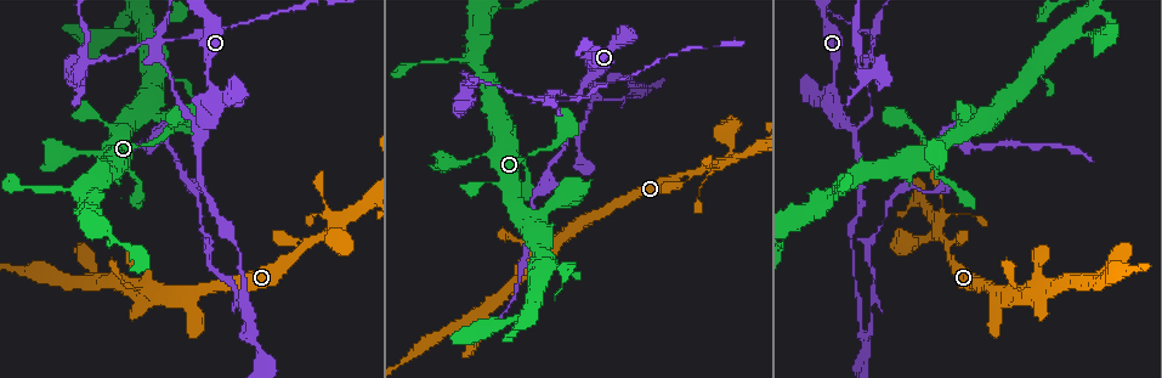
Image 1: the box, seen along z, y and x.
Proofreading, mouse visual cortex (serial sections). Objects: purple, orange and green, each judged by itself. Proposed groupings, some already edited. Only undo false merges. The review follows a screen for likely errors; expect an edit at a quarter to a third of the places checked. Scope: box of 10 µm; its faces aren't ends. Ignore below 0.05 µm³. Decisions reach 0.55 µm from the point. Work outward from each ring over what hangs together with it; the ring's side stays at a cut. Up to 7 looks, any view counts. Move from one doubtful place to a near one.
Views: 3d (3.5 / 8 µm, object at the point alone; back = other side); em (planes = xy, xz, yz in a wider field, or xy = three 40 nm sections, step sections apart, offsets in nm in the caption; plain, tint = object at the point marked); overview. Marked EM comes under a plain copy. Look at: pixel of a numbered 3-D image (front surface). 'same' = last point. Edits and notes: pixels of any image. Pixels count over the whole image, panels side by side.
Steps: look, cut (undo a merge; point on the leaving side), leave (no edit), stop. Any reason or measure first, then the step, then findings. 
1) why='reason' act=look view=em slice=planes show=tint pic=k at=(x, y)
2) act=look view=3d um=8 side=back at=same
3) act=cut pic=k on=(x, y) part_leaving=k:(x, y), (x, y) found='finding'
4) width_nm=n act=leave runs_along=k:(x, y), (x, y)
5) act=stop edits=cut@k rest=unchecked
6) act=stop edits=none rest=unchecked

why='a fork' act=look view=3d um=8 pic=1 at=(590, 82)

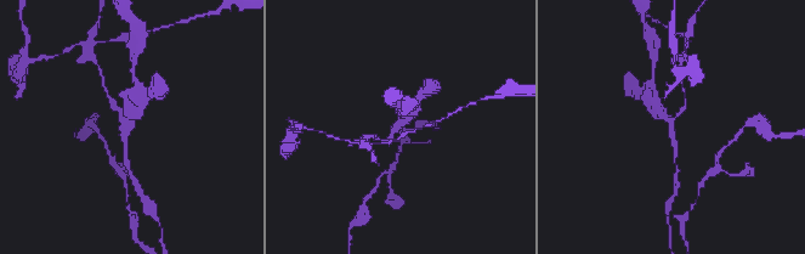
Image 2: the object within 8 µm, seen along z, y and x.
act=look view=3d um=3.5 side=back at=same

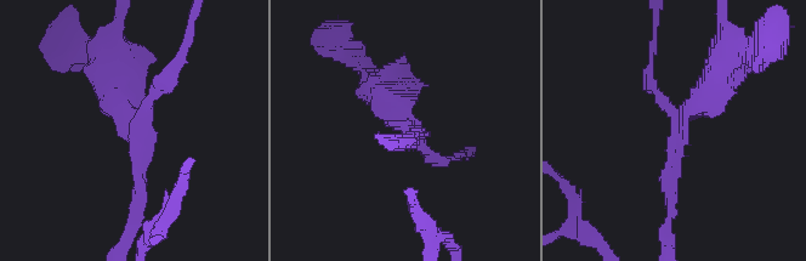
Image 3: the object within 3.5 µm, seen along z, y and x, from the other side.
act=look view=em slice=xy step=5 show=tint pic=3 at=(409, 129)

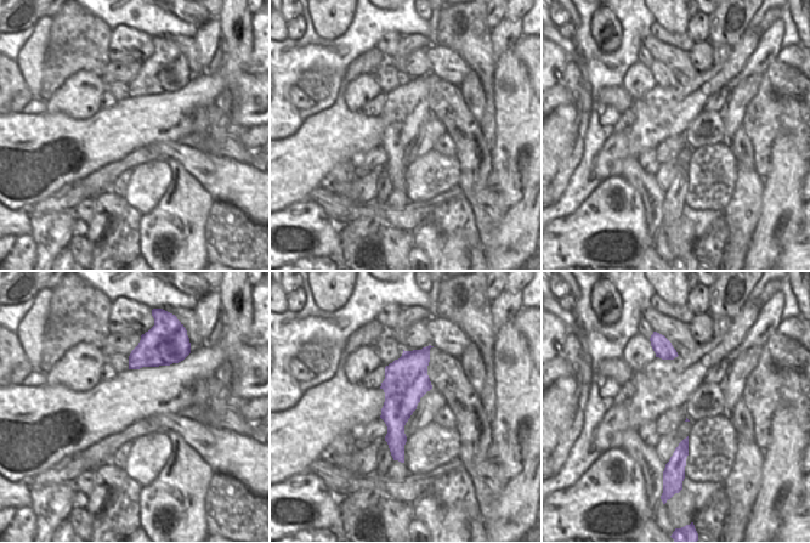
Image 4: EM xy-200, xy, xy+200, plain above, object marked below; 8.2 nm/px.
width_nm=360 act=leave runs_along=4:(426, 350), (396, 411), (396, 457) found='continuous, no second cell'

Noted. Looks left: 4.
why='looks like a crossing' act=look view=3d um=3.5 pic=1 at=(543, 98)

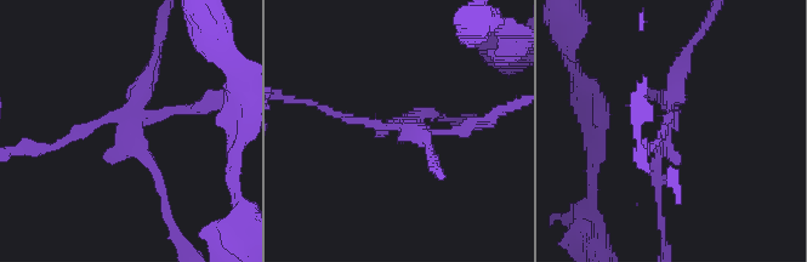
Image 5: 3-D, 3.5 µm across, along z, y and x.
arms=4 arm_widths_nm=100,150,150,200 act=look view=em slice=xy step=1 show=tint pic=5 at=(124, 127)

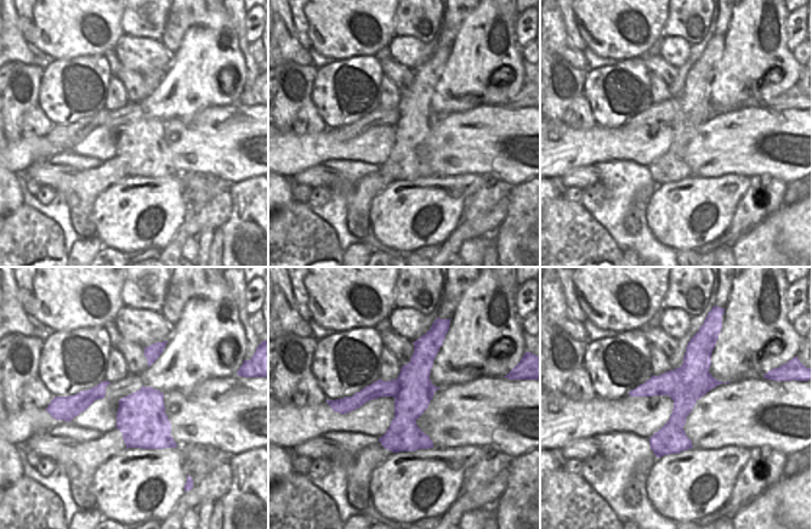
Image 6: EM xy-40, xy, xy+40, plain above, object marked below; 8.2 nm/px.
width_nm=340 act=cut pic=5 on=(73, 137) part_leaving=5:(118, 117), (55, 147), (24, 151) found='two cells meet here'

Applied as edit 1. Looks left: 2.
act=stop edits=cut@5 rest=unchecked

